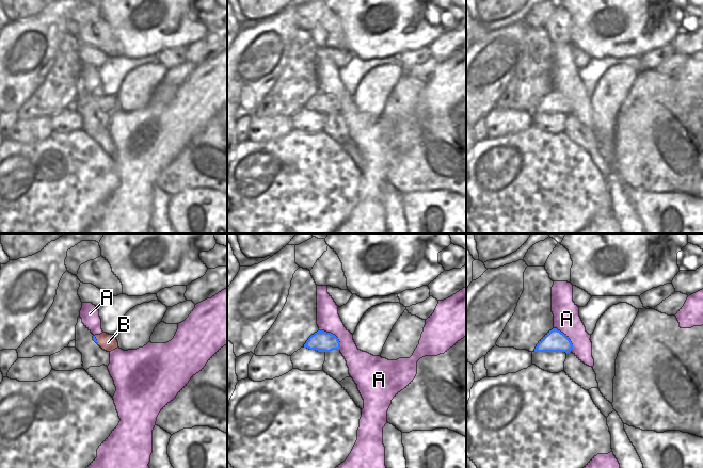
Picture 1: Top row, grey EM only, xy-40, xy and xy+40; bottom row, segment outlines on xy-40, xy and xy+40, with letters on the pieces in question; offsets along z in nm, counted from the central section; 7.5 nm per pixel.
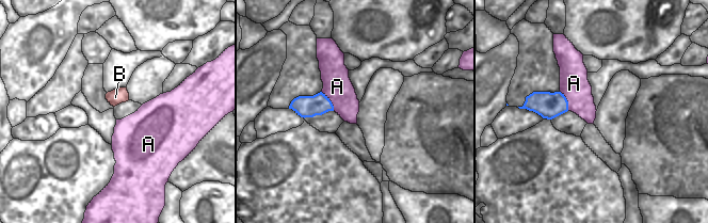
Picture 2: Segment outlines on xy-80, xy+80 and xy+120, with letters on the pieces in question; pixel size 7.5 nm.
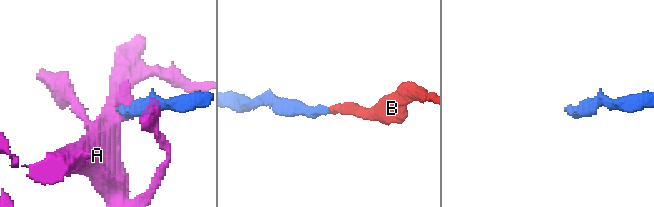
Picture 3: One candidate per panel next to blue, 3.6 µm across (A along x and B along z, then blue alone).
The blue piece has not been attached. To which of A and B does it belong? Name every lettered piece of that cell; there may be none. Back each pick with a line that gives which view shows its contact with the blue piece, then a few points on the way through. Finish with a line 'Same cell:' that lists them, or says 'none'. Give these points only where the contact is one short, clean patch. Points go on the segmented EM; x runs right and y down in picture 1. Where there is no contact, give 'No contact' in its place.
B: Touches blue in xy-40. Path across: xy-40 (94, 338), (96, 340), (108, 342)
Same cell: B

